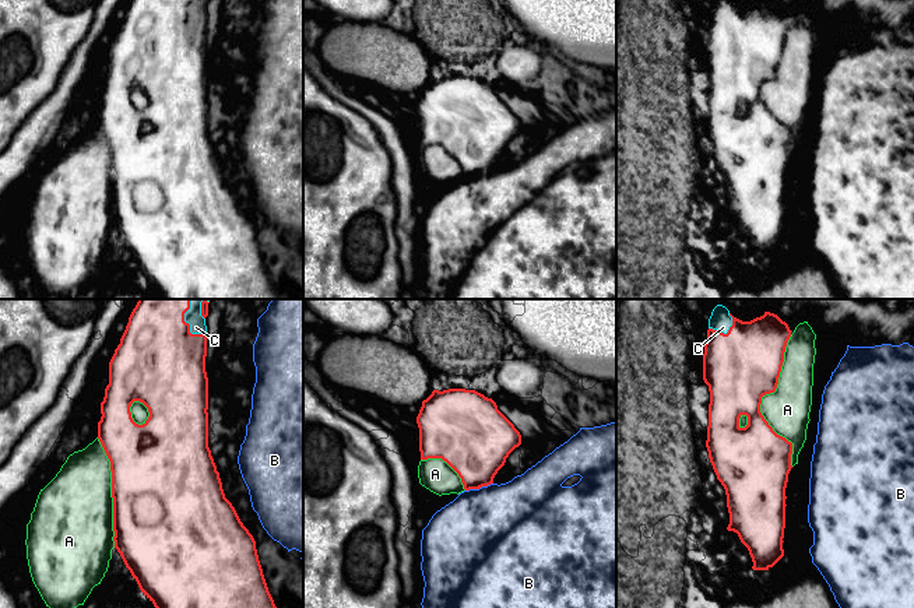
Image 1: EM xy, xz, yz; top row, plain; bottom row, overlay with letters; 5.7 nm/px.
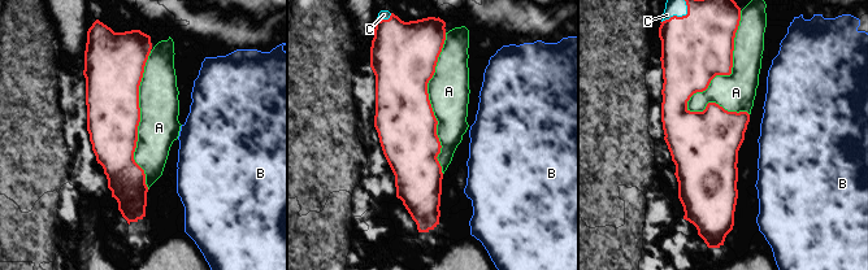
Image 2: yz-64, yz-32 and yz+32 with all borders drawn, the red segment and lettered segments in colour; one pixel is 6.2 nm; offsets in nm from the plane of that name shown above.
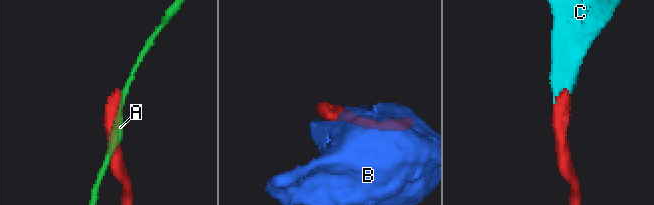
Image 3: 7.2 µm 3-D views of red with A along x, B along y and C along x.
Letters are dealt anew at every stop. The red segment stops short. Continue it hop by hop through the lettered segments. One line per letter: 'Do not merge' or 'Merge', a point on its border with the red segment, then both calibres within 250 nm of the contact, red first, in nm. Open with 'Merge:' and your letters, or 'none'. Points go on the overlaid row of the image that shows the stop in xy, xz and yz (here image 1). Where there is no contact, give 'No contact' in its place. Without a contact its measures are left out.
Merge: C
A: Do not merge. Touches red at yz (760, 400). Thickness 420 nm (red) against 260 nm
B: Do not merge. Touches red at xz (478, 488). Thickness 380 nm (red) against 500 nm
C: Merge. Touches red at yz (723, 333). Thickness 420 nm (red) against 120 nm

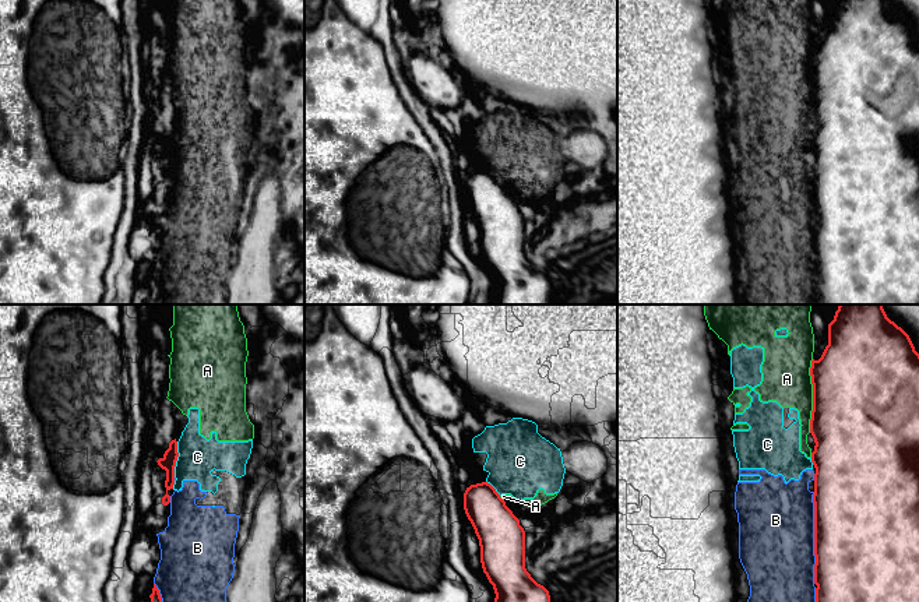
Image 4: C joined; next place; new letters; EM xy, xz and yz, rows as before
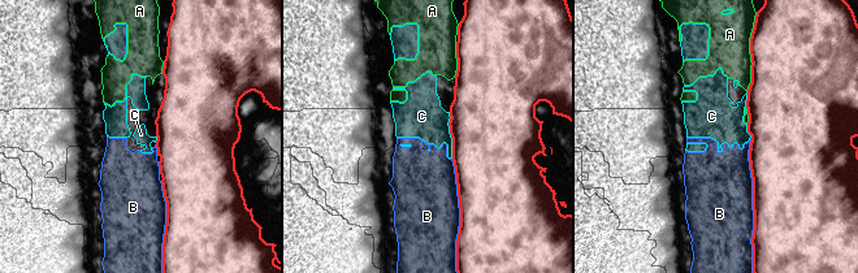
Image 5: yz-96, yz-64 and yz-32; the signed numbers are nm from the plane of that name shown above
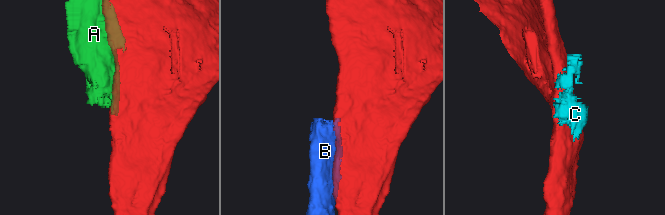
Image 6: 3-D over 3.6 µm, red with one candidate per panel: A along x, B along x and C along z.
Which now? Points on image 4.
Merge: none
A: Do not merge. Touches red at yz (813, 395). Thickness 500 nm (red) against 280 nm
B: Do not merge. Touches red at yz (814, 538). Thickness 500 nm (red) against 440 nm
C: Do not merge. Touches red at xy (176, 460). Thickness 90 nm (red) against 220 nm

